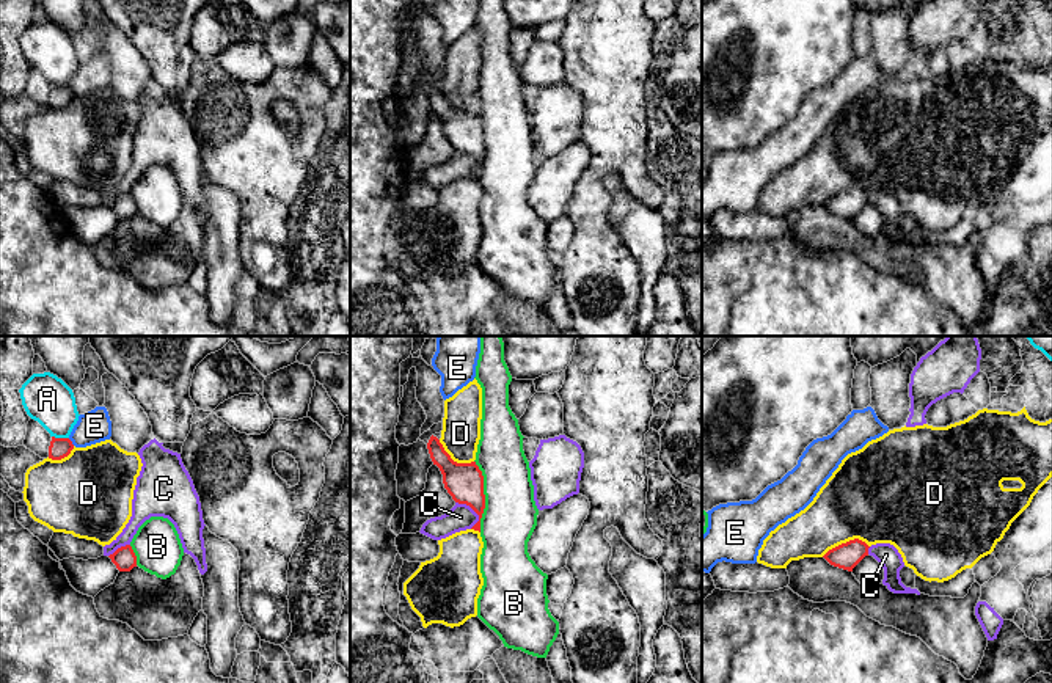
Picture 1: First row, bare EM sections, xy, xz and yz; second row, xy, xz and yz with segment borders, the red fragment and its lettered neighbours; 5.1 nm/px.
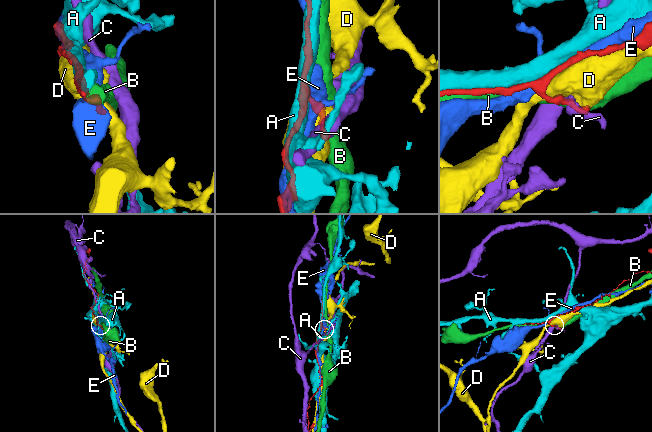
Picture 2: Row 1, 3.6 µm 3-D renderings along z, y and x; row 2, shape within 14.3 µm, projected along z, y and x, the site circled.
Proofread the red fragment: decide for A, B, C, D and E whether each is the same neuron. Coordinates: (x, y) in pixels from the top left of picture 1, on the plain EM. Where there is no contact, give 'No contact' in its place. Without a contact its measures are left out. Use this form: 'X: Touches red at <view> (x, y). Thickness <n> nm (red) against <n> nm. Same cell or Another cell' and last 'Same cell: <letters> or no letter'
A: Touches red at xy (60, 87). Thickness 110 nm (red) against 240 nm. Another cell
B: Touches red at xz (484, 145). Thickness 190 nm (red) against 280 nm. Another cell
C: Touches red at xz (473, 157). Thickness 190 nm (red) against 140 nm. Another cell
D: Touches red at yz (847, 190). Thickness 140 nm (red) against 420 nm. Another cell
E: Touches red at xy (71, 90). Thickness 110 nm (red) against 160 nm. Another cell
Same cell: no letter

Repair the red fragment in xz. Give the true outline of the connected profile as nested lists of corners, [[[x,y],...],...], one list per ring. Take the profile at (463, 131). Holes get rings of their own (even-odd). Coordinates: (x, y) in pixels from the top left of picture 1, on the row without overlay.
[[[430,85],[427,97],[433,113],[443,122],[443,132],[452,148],[458,152],[469,154],[477,163],[479,170],[471,176],[480,181],[480,166],[485,157],[484,124],[476,110],[457,111],[444,99],[437,85]]]

